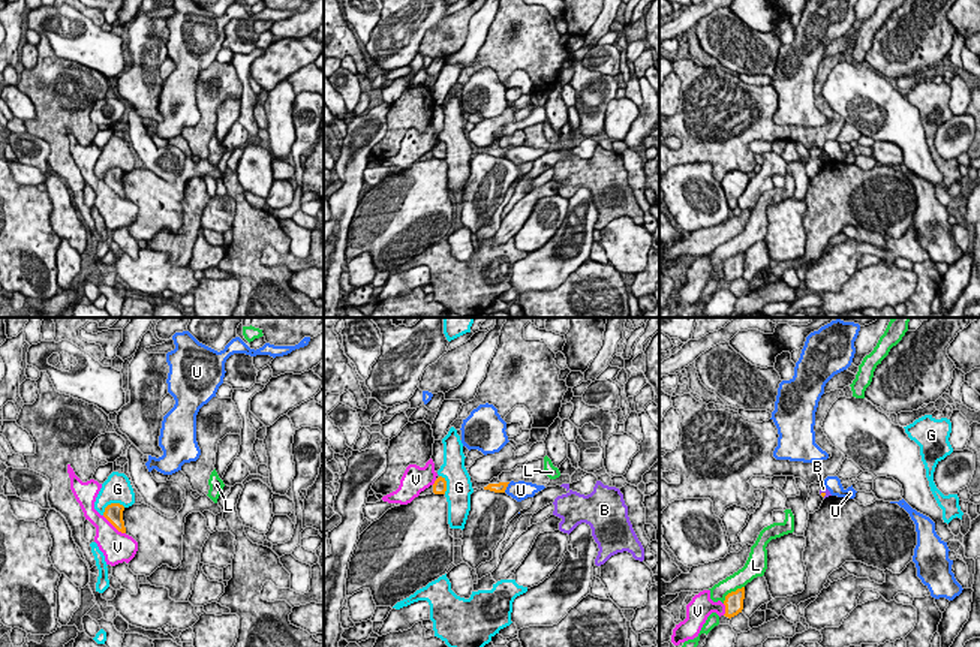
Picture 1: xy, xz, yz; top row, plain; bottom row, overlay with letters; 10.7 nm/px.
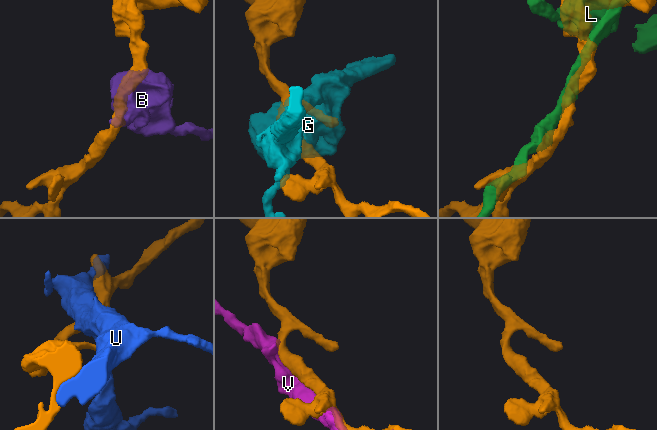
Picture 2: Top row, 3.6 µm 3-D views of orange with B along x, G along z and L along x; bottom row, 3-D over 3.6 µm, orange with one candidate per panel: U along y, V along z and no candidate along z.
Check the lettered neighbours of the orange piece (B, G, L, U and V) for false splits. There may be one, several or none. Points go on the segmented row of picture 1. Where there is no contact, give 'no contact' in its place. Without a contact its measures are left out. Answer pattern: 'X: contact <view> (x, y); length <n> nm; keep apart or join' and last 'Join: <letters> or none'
B: contact yz (823, 493); length 80 nm; keep apart
G: contact xy (111, 503); length 260 nm; keep apart
L: contact yz (732, 592); length 300 nm; keep apart
U: contact xz (507, 485); length 130 nm; keep apart
V: contact xy (114, 526); length 320 nm; keep apart
Join: none

